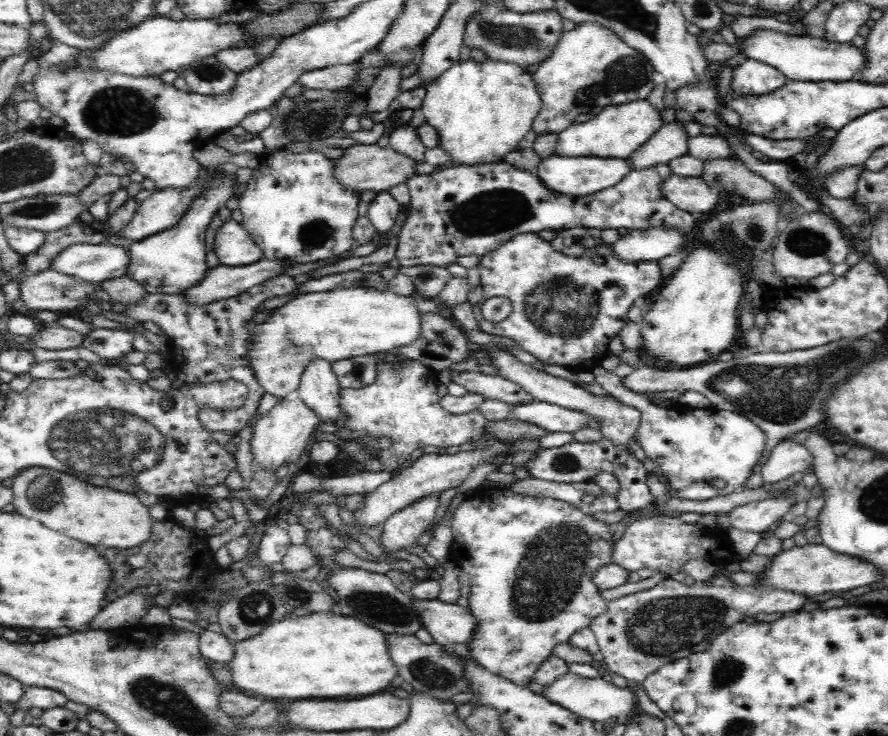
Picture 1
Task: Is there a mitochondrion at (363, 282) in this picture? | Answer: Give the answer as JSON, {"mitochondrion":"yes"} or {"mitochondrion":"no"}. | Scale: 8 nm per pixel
{"mitochondrion":"no"}

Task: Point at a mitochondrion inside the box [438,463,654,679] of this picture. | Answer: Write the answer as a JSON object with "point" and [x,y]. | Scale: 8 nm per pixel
{"point":[555,564]}

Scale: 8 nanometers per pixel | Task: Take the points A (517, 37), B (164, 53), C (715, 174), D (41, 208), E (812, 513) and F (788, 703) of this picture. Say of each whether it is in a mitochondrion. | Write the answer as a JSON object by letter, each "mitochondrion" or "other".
{"A":"mitochondrion","B":"other","C":"mitochondrion","D":"mitochondrion","E":"other","F":"other"}

